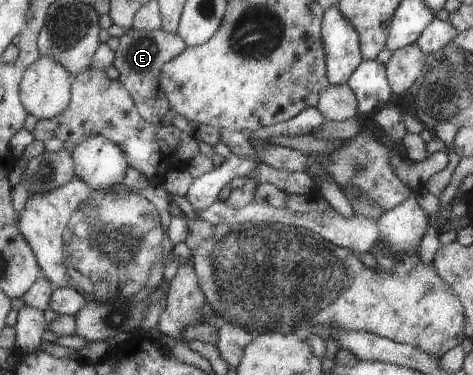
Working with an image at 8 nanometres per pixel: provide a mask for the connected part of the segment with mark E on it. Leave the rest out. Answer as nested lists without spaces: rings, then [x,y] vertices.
[[[131,28],[120,37],[120,45],[116,49],[113,66],[120,72],[119,81],[128,89],[135,101],[135,107],[148,123],[158,125],[171,125],[175,115],[172,107],[170,111],[160,111],[164,99],[158,99],[161,87],[159,86],[160,71],[164,63],[175,59],[187,50],[186,41],[177,33],[169,33],[164,29],[153,31],[136,30]]]

